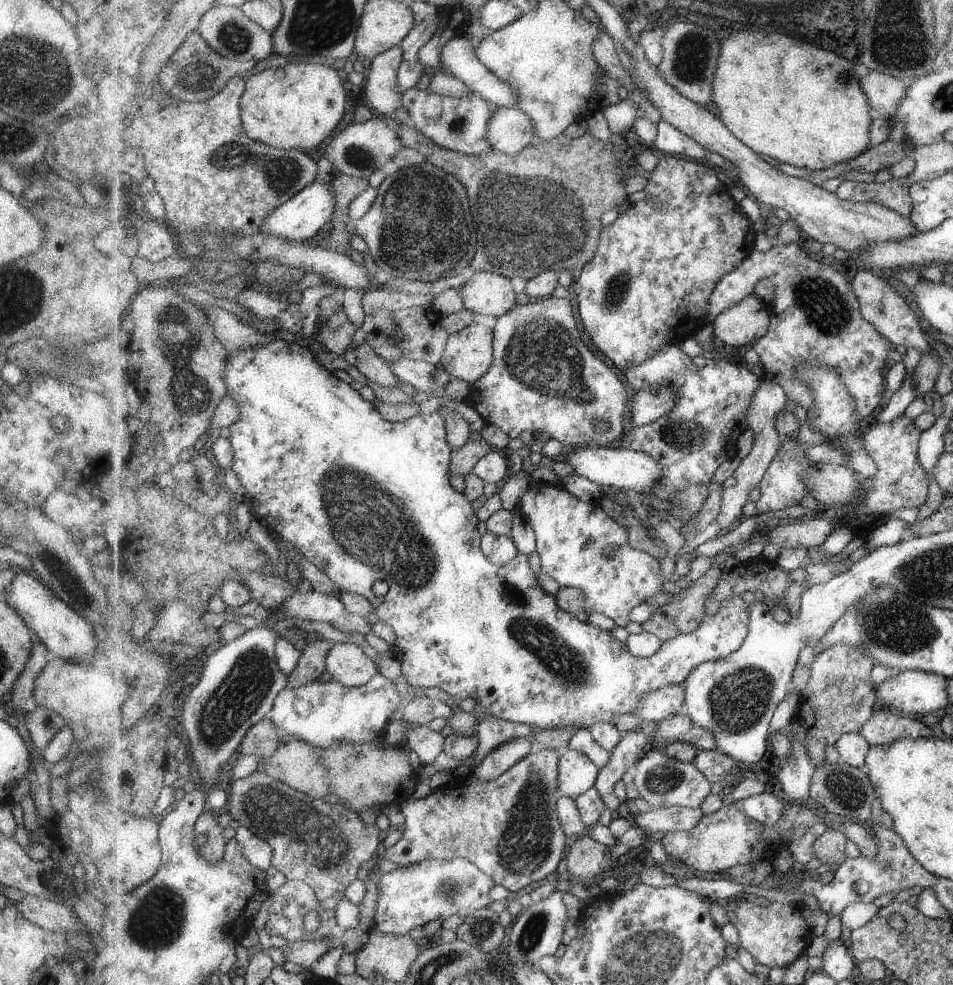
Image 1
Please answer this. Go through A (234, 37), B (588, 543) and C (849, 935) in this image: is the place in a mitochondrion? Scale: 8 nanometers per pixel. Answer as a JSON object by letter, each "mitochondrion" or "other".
{"A":"mitochondrion","B":"mitochondrion","C":"other"}

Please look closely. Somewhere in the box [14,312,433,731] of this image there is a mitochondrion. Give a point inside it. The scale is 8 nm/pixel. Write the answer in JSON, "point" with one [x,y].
{"point":[65,577]}

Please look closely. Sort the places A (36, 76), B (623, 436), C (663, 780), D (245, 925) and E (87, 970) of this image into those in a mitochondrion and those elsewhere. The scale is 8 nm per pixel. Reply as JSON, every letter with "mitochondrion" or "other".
{"A":"mitochondrion","B":"other","C":"mitochondrion","D":"other","E":"other"}

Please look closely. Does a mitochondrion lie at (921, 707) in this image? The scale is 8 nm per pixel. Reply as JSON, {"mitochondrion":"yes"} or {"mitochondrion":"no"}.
{"mitochondrion":"no"}

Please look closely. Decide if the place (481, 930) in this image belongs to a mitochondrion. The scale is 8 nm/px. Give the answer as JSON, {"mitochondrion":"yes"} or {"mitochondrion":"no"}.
{"mitochondrion":"yes"}

